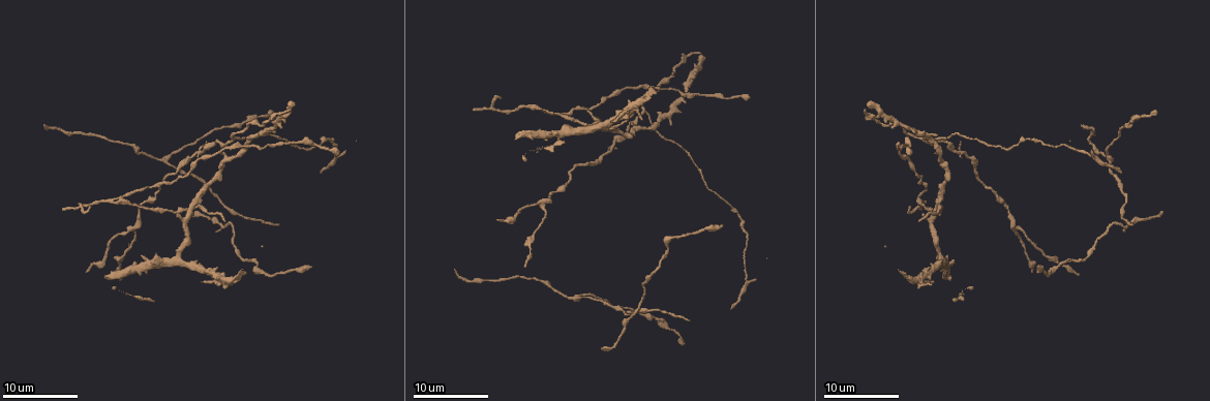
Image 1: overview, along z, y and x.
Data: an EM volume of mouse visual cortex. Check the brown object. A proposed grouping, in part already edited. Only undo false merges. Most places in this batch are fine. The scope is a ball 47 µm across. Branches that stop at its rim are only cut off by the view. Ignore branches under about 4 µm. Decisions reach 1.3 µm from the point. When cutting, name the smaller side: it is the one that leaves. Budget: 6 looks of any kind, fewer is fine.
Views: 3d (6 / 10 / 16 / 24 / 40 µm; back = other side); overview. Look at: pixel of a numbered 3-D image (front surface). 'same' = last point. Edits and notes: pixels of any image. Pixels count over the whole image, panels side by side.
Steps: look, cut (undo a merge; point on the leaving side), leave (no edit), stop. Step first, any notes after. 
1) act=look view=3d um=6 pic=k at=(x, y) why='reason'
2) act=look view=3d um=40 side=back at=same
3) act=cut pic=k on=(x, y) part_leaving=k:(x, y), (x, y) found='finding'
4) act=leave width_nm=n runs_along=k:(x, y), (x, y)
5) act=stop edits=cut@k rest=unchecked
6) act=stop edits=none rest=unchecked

act=look view=3d um=16 pic=1 at=(1106, 158) why='three-way junction'

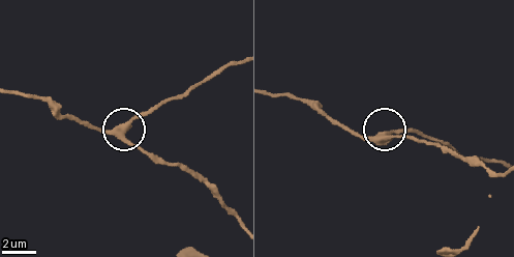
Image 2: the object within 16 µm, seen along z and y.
act=look view=3d um=16 side=back pic=2 at=(383, 133) why='from behind'

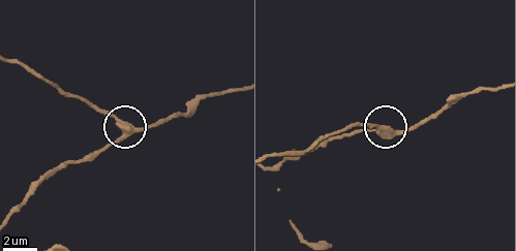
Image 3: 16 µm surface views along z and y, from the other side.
act=leave arms=3 runs_along=3:(274, 166), (325, 140), (384, 127), (355, 125) found='continuous, no second neuron'

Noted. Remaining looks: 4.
act=look view=3d um=10 pic=1 at=(1017, 225) why='three-way junction'

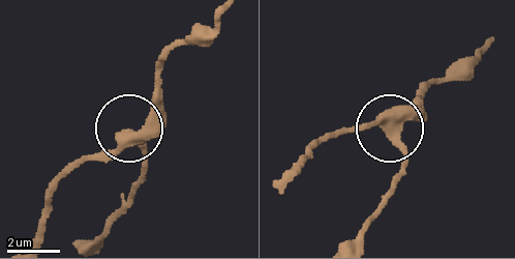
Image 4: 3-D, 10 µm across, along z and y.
act=look view=3d um=10 side=back pic=4 at=(390, 130) why='other side'

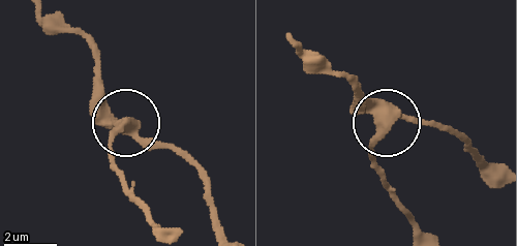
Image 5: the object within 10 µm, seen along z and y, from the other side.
act=leave arms=3 found='one neuron here'

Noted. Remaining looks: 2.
act=look view=3d um=10 pic=1 at=(123, 197)

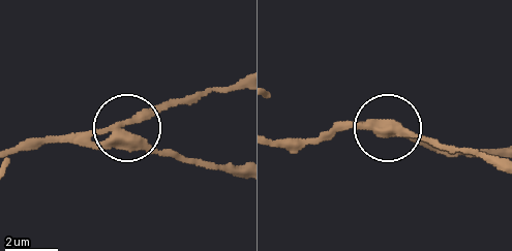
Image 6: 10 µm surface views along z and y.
act=leave arms=3 runs_along=6:(238, 171), (178, 158), (118, 127), (60, 138) found='continuous, no second neuron'

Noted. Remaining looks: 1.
act=stop edits=none rest=unchecked

